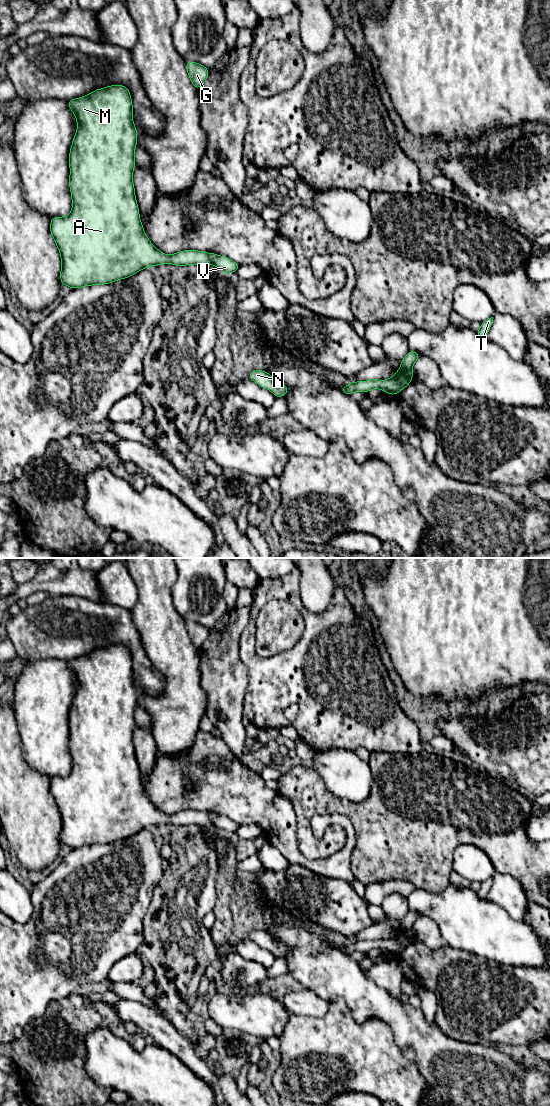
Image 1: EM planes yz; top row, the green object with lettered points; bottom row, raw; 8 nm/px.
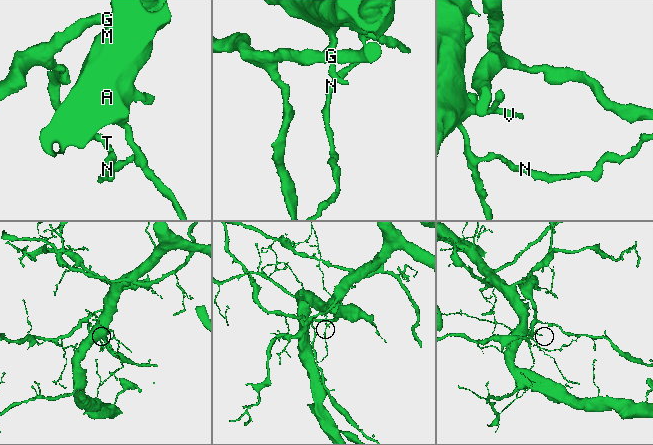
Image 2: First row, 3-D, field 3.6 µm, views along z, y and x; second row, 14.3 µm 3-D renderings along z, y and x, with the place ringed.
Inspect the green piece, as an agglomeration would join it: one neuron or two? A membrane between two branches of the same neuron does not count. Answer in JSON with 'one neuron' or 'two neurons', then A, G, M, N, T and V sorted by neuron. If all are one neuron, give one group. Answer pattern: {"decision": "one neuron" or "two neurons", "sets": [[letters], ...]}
{"decision": "two neurons", "sets": [["A", "M", "N", "V"], ["G", "T"]]}

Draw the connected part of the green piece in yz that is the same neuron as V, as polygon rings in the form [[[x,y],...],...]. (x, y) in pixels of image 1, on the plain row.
[[[110,645],[96,649],[83,657],[68,660],[68,666],[77,680],[77,690],[69,712],[69,748],[72,770],[66,777],[50,779],[50,793],[61,817],[60,841],[62,845],[77,849],[84,846],[105,845],[126,839],[142,829],[161,824],[175,826],[214,825],[224,835],[236,833],[240,825],[227,816],[198,810],[183,810],[167,815],[148,799],[141,783],[133,744],[136,725],[137,688],[133,682],[133,665],[129,649],[124,645]]]

